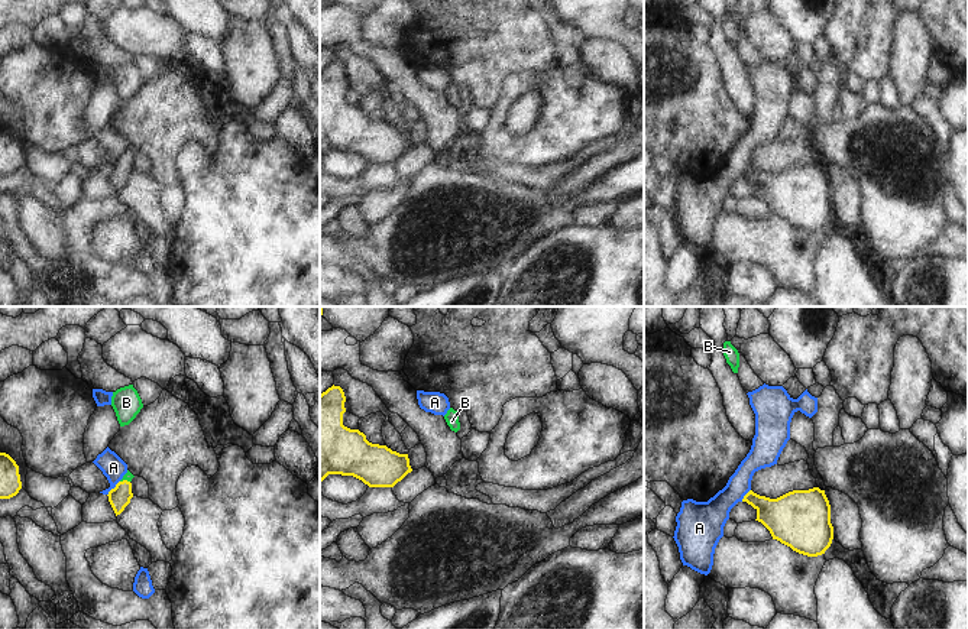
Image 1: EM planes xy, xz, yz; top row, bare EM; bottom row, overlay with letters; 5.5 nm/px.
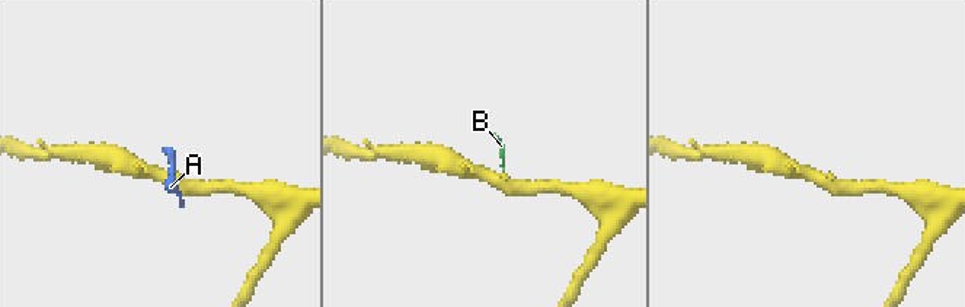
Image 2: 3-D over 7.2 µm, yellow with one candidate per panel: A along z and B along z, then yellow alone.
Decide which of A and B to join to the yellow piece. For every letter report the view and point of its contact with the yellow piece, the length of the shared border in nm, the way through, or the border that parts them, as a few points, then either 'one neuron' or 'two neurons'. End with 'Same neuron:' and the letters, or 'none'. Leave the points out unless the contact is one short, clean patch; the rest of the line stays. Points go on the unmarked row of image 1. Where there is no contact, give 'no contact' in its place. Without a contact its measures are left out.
A: xy (115, 164) | 110 nm | along xy (119, 156), (107, 171) | two neurons
B: xy (125, 156) | 60 nm | across xy (119, 174), (125, 156), (128, 152) | one neuron
Same neuron: B

